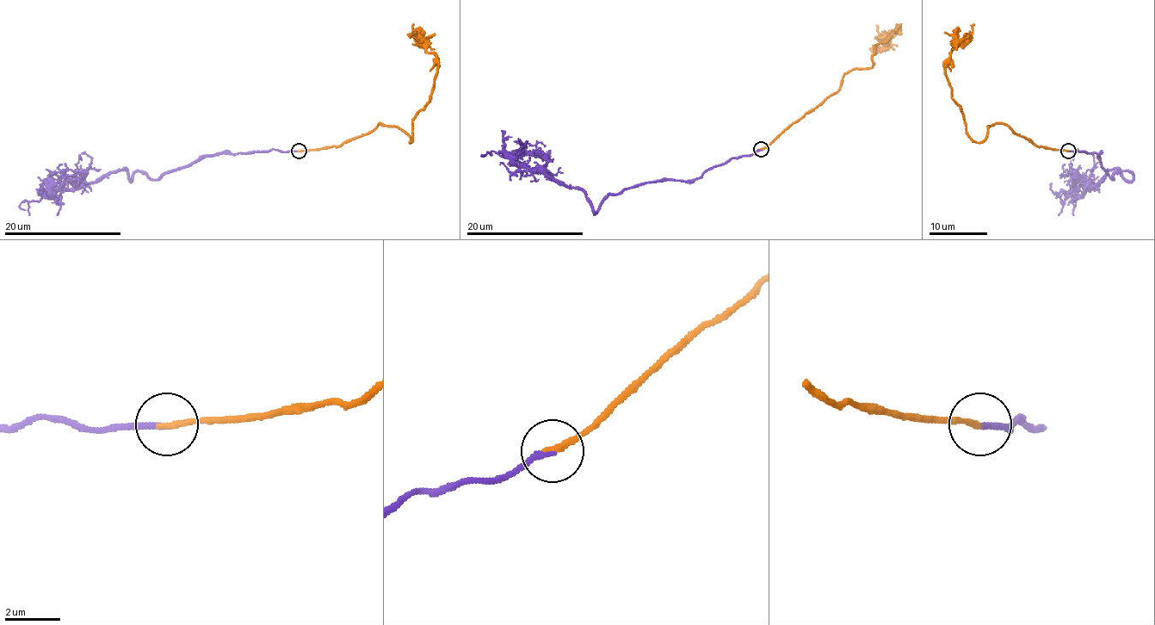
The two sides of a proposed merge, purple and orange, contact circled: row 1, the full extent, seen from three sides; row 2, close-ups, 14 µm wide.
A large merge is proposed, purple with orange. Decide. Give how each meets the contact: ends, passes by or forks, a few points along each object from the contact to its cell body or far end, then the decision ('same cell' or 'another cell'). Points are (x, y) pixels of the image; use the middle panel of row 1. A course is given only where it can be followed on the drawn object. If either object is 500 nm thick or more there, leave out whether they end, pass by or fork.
purple ends there; orange ends there; purple runs (762, 149), (694, 180), (624, 188), (608, 195), (595, 213), (580, 189), (494, 151), (481, 156), (487, 153); orange runs (762, 149), (833, 95), (842, 77), (852, 70), (873, 65), (874, 46), (884, 42), (898, 26), (875, 54); same cell

